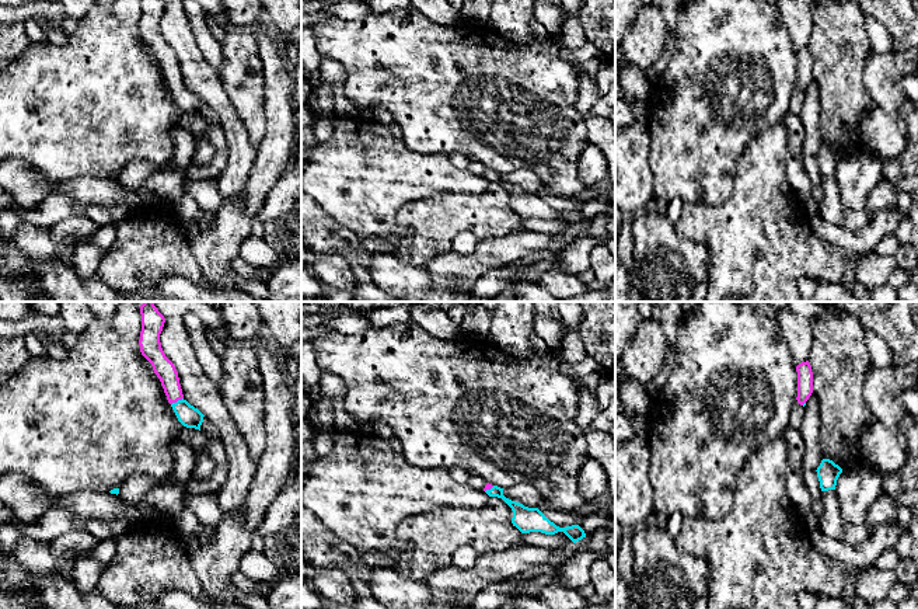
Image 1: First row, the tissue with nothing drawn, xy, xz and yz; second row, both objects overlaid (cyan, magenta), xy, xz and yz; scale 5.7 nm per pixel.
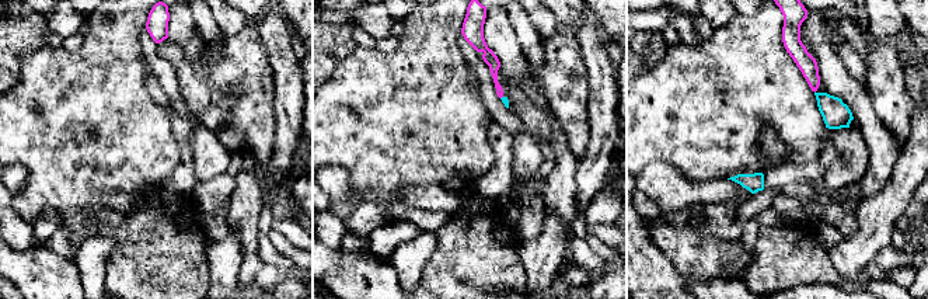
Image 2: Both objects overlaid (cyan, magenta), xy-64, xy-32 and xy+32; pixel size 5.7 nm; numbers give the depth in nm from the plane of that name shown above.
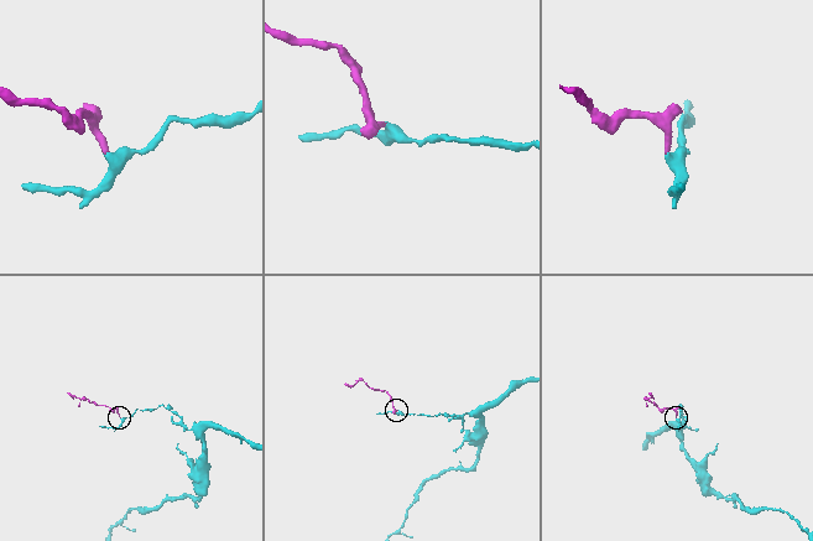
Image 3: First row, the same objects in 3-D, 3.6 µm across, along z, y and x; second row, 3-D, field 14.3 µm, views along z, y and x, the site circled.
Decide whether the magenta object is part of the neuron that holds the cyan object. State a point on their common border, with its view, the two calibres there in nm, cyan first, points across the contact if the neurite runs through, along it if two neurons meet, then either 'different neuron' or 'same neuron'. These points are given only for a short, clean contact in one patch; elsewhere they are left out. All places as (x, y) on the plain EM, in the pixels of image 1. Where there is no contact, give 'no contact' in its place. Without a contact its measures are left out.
contact xy (178, 86); calibres 120 and 120 nm; way xy (188, 101), (178, 86), (164, 55); same neuron

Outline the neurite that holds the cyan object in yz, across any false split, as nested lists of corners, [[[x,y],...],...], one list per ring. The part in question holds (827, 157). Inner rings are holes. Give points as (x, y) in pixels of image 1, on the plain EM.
[[[823,145],[817,153],[817,163],[821,177],[835,175],[842,154],[830,145]]]

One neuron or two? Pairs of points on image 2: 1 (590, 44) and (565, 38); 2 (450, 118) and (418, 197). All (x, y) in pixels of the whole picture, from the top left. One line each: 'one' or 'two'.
1: two
2: two

